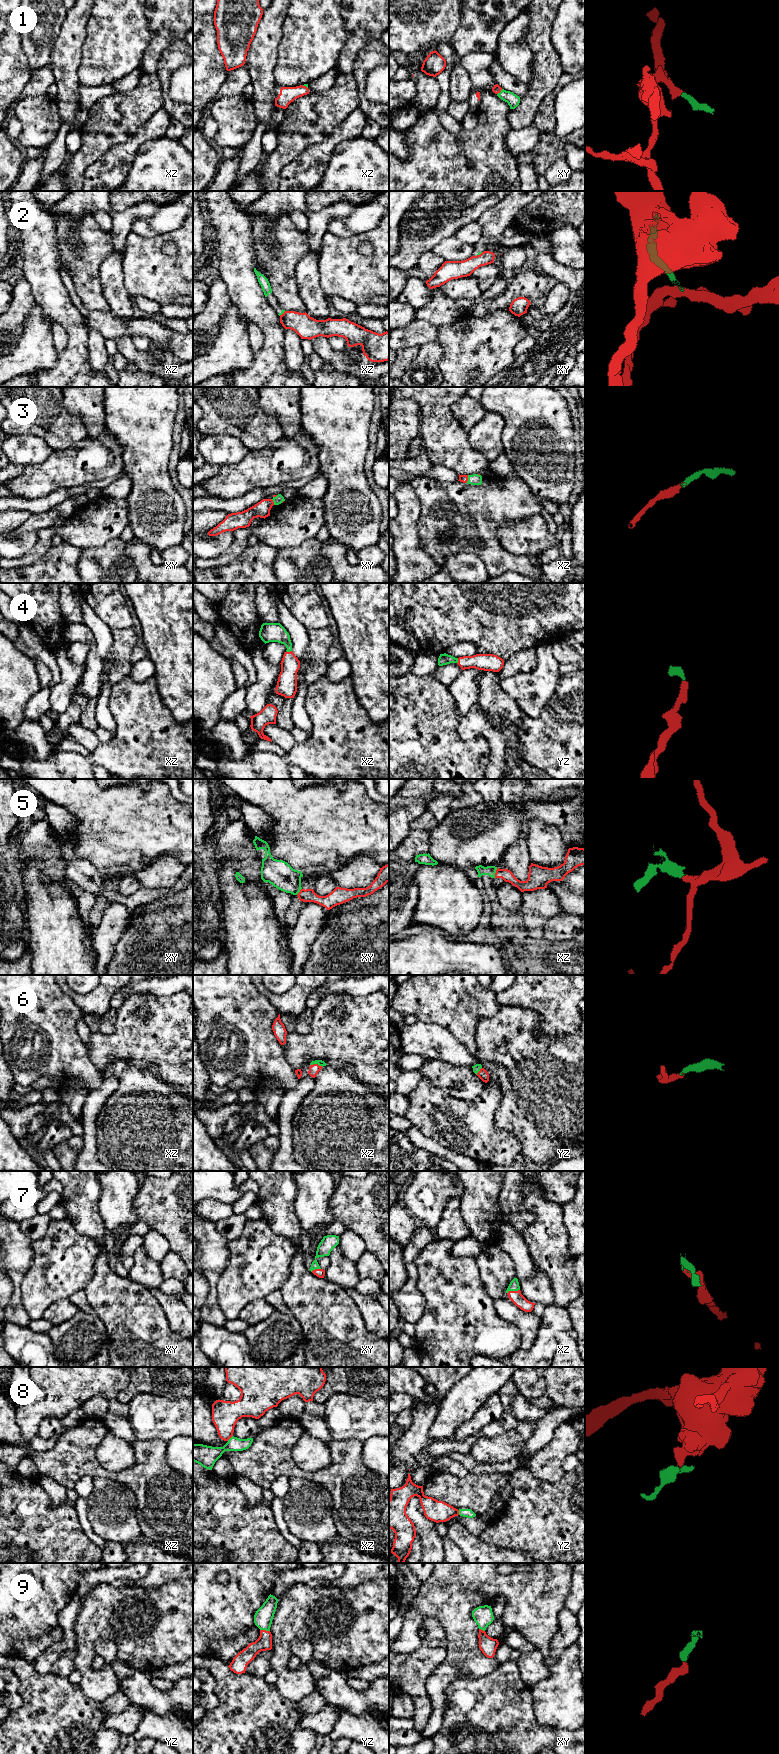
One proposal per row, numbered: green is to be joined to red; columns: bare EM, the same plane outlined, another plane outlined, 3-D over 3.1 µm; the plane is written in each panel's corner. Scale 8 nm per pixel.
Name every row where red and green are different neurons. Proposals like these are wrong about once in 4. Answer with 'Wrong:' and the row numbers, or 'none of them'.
Wrong: 2, 8

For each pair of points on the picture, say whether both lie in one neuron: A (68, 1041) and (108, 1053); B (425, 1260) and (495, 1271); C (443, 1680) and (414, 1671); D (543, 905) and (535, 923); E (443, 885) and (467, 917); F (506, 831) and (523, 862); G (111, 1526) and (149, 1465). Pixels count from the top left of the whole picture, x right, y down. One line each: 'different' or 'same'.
A: different
B: different
C: different
D: same
E: same
F: different
G: different

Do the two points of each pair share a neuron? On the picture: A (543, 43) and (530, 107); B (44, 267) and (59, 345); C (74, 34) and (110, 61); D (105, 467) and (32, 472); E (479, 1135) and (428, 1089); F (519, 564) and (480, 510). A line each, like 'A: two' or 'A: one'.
A: one
B: two
C: two
D: one
E: one
F: one

